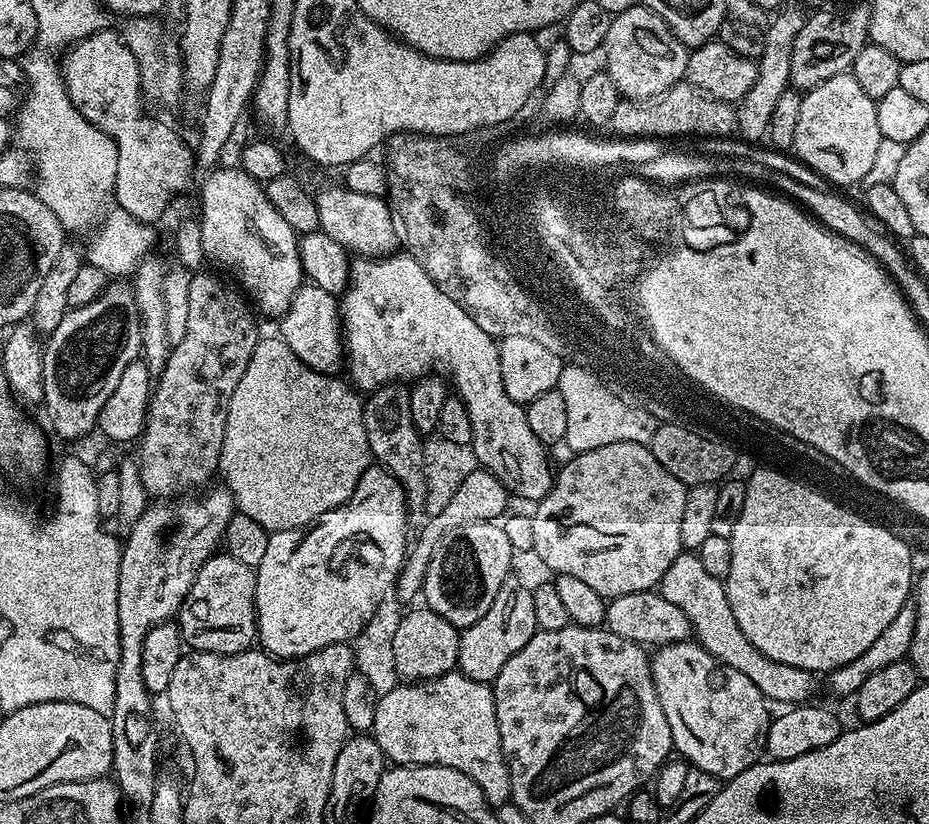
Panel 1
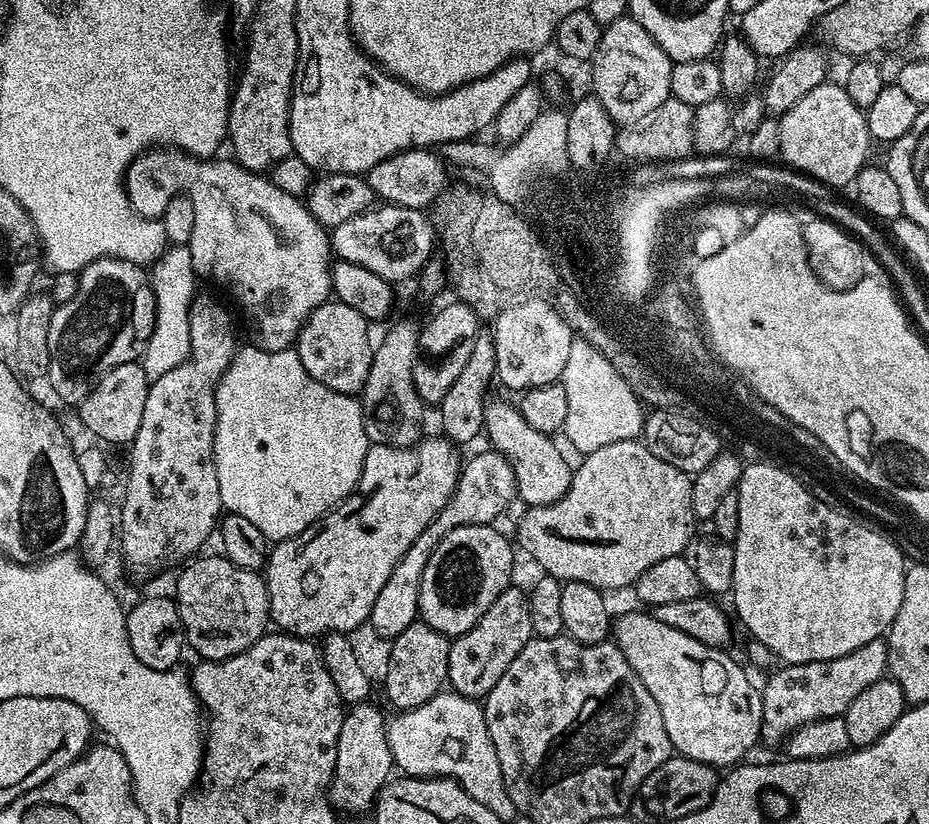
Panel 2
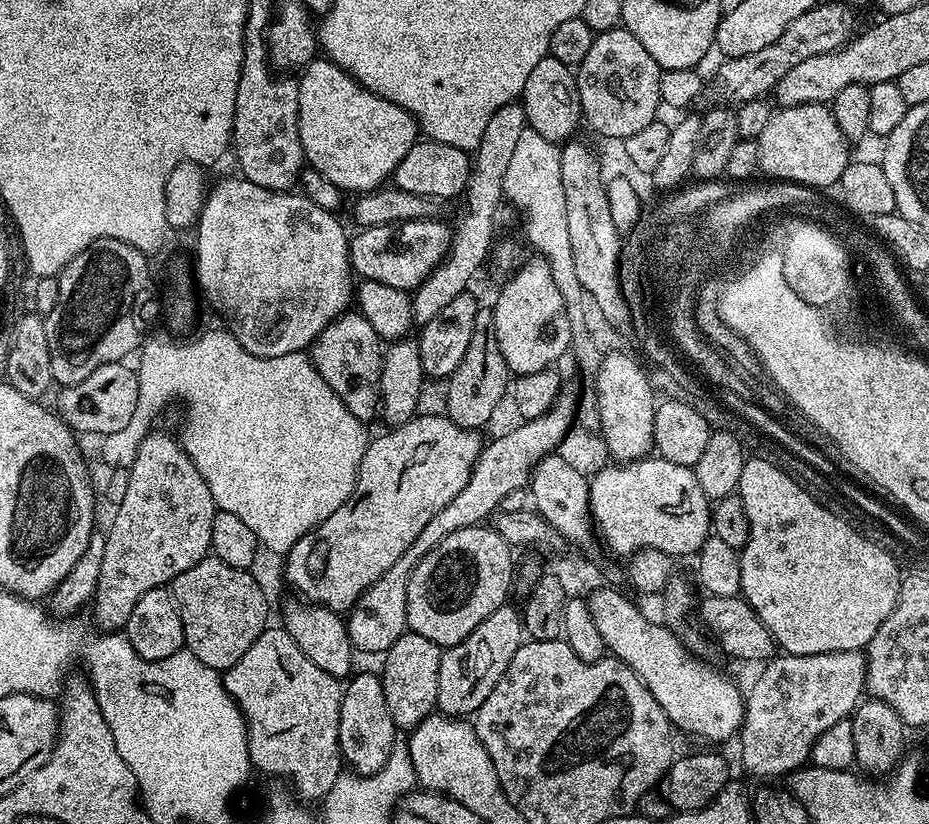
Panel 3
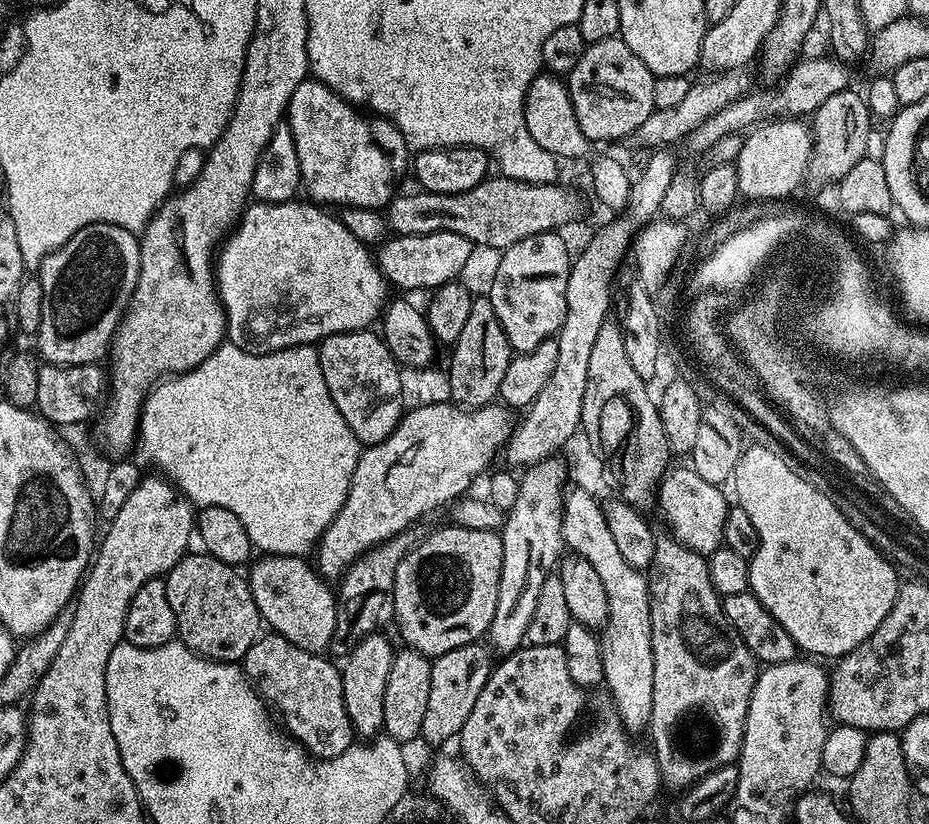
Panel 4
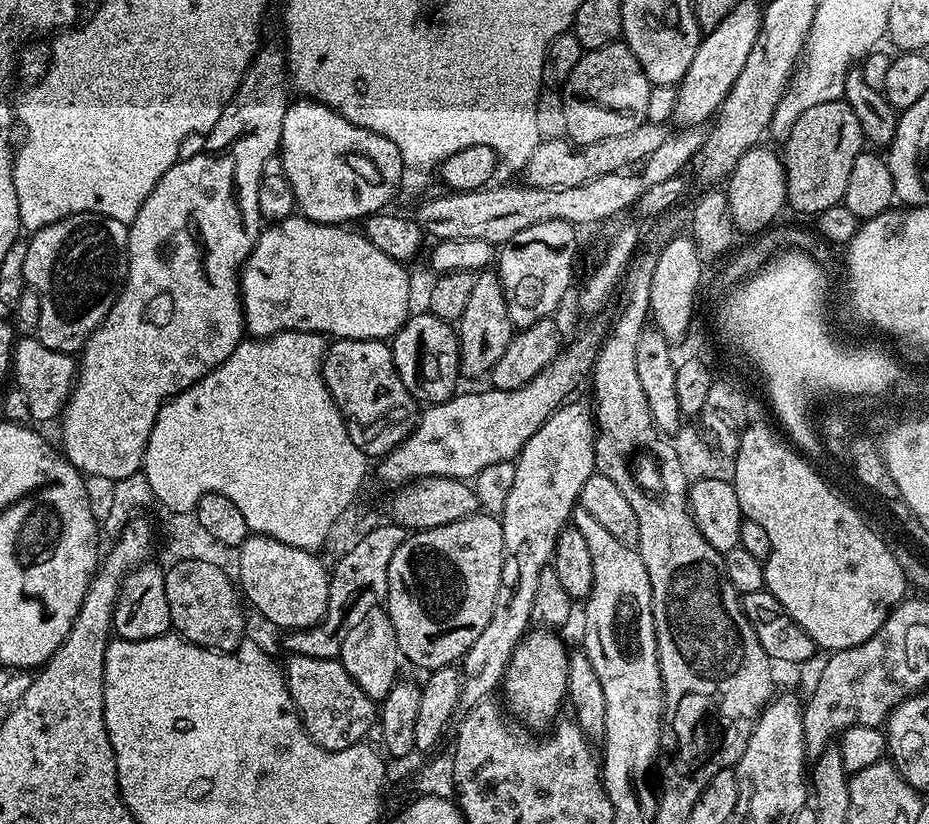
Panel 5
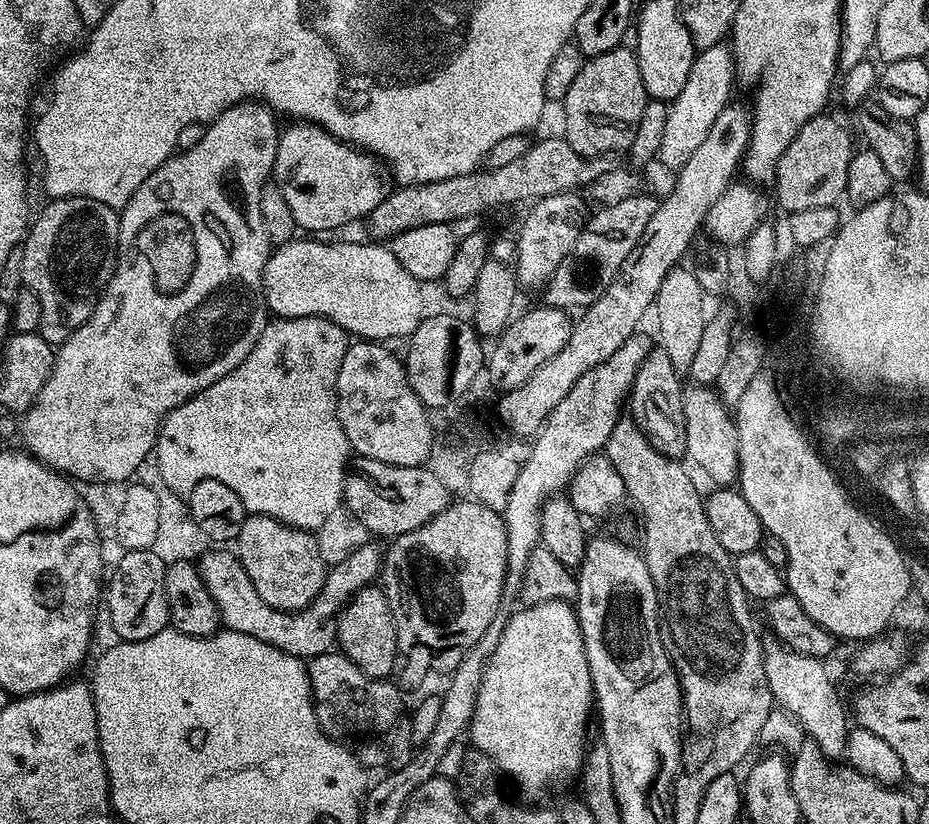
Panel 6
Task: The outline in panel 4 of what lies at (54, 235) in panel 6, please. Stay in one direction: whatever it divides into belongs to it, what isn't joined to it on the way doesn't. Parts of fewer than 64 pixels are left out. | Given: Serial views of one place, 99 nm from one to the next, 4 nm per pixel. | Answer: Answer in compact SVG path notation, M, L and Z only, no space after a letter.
M91 224L82 230L78 230L61 248L55 248L49 252L40 262L38 269L38 279L42 286L42 322L40 328L34 333L34 340L40 347L39 355L43 357L49 364L63 364L65 368L70 366L78 366L79 364L95 364L103 361L109 355L112 336L118 330L121 318L124 317L128 310L128 305L132 302L132 295L136 289L138 282L138 272L140 270L140 242L137 233L126 230L122 226L114 226L113 224Z

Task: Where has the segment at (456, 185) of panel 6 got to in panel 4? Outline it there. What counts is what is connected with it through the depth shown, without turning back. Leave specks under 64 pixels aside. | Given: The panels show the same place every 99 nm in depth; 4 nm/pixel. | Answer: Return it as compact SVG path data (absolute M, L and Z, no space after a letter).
M747 67L731 68L725 72L701 75L701 80L693 79L690 90L683 96L682 102L678 102L678 106L655 109L650 114L650 118L646 118L646 122L642 122L642 126L638 126L638 130L632 132L631 143L641 144L642 147L648 148L647 150L676 146L679 140L681 143L706 118L710 118L711 115L718 114L718 110L730 106L730 102L743 100L745 96L749 95L753 85L751 86L752 76L748 71Z

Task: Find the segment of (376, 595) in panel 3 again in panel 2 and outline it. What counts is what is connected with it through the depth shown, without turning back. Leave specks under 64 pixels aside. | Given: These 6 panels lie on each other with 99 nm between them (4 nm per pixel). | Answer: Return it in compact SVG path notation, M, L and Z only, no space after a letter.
M495 450L487 451L478 453L469 464L467 461L463 465L450 502L446 502L438 518L434 518L434 522L430 522L430 526L426 526L426 530L422 530L422 534L414 538L410 550L406 550L398 566L394 566L394 574L386 578L386 586L382 586L378 598L374 598L370 628L378 635L394 638L402 634L406 626L417 623L420 614L420 587L426 562L430 562L430 554L434 554L438 542L442 542L442 538L446 538L450 530L458 530L458 526L492 524L505 515L507 503L517 497L516 479L510 462L506 462L506 458Z

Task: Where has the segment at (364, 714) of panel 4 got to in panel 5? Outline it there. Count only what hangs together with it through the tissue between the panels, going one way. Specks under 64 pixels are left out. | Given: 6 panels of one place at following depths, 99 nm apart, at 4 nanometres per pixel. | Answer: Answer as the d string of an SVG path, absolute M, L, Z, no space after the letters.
M377 606L365 611L363 616L364 620L358 621L357 624L355 621L349 627L338 659L346 670L346 674L350 674L350 678L354 678L354 682L358 682L360 689L371 700L379 702L384 700L388 691L398 683L402 657L398 638L394 634L394 626L390 622L387 611L383 607Z

